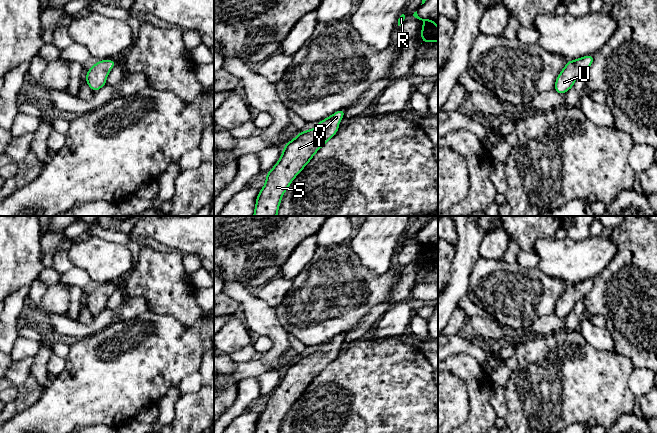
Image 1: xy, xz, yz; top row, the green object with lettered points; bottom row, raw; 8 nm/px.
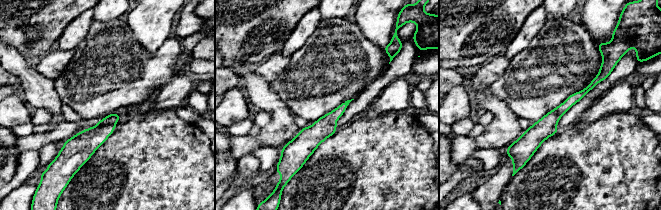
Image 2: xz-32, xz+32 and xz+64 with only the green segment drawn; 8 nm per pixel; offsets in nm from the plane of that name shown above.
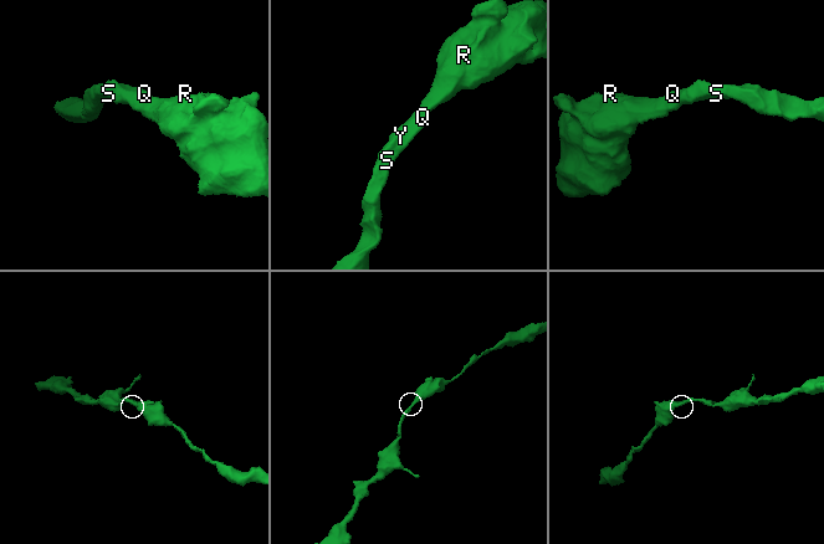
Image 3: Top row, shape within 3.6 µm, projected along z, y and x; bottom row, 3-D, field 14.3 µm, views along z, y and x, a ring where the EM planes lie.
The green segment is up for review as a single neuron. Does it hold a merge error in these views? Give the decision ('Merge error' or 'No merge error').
No merge error

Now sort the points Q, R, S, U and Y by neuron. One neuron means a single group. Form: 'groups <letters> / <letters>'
groups Q R S U Y

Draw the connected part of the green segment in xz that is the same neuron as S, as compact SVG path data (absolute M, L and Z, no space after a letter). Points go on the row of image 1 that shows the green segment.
M341 109L317 122L317 127L302 131L285 145L279 161L266 174L266 182L257 196L253 216L277 216L286 189L314 154L335 136L344 112L345 109Z

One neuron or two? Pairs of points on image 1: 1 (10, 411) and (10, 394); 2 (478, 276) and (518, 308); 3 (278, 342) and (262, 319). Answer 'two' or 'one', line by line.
1: two
2: one
3: one

